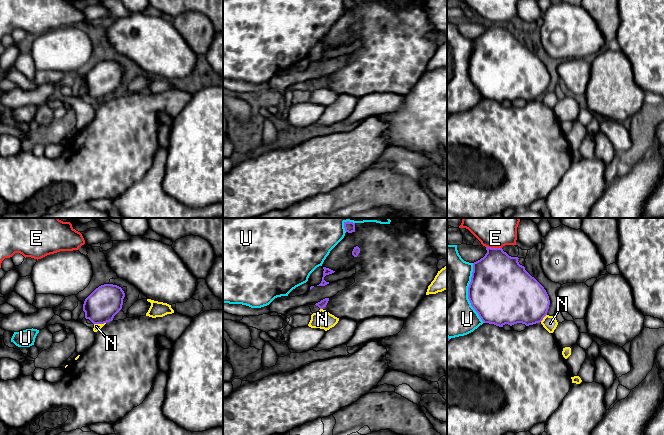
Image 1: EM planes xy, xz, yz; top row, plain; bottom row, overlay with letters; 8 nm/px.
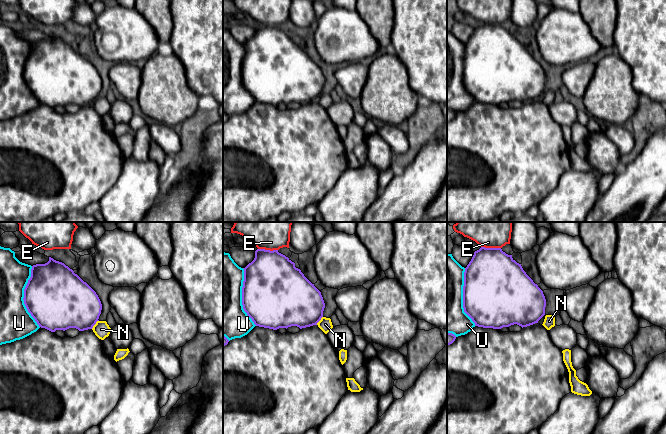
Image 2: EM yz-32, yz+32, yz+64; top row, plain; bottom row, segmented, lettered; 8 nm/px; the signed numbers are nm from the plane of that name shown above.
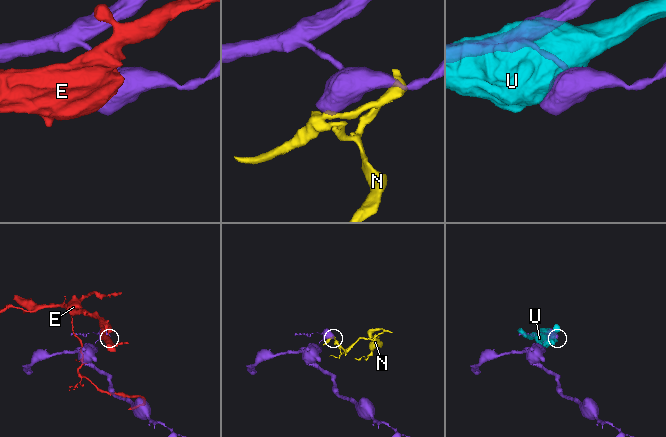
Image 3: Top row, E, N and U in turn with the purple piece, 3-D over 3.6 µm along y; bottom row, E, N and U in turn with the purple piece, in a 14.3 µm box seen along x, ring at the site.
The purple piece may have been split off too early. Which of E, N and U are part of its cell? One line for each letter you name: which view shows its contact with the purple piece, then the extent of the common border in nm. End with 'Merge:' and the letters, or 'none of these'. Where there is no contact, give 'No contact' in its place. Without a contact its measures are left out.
Merge: none of these

